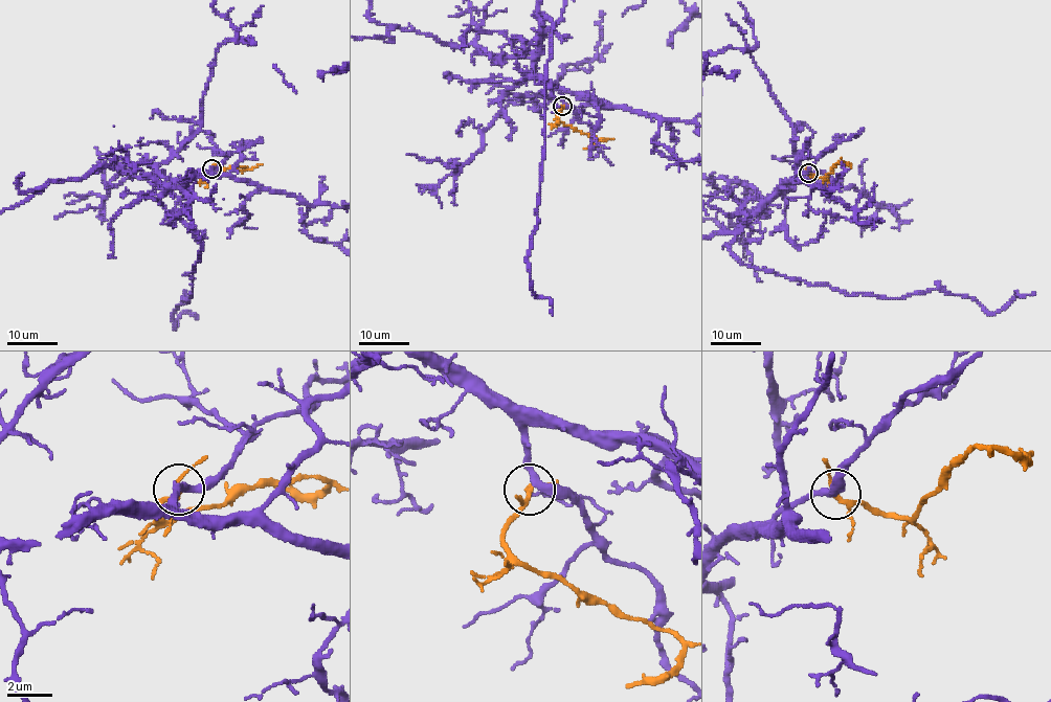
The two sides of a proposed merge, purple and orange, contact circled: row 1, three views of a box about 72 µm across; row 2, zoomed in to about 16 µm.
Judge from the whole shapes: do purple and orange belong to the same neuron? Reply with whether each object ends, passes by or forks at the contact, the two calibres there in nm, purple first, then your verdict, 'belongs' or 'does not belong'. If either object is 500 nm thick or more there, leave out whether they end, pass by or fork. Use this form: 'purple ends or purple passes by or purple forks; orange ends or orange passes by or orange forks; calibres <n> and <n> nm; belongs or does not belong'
purple passes by; orange forks; calibres 320 and 150 nm; belongs

